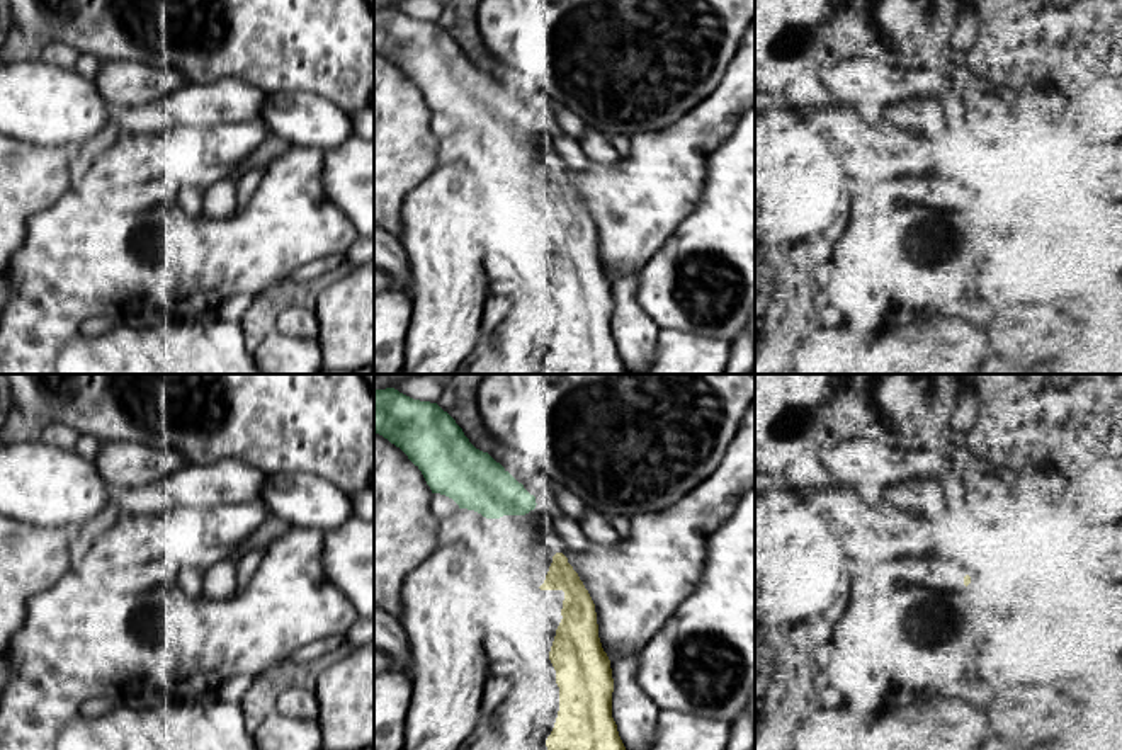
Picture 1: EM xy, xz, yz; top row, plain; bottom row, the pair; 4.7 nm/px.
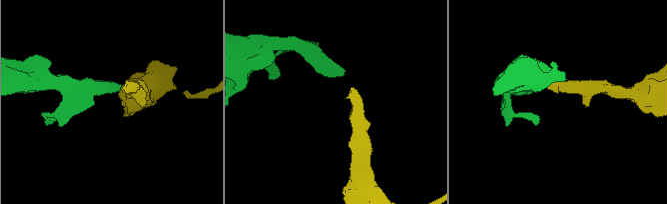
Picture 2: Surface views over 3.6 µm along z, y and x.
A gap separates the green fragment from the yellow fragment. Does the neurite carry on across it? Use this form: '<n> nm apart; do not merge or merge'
240 nm apart; merge

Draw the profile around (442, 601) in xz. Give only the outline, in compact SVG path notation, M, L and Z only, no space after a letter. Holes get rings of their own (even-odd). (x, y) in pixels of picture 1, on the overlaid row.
M466 509L439 519L439 546L415 570L411 570L401 587L401 612L398 616L406 631L411 651L411 701L406 714L405 750L461 750L462 743L476 730L481 716L481 697L490 679L490 662L483 650L484 636L484 595L483 588L495 588L500 575L490 568L479 570L476 556L461 549L461 543L479 531L473 515Z

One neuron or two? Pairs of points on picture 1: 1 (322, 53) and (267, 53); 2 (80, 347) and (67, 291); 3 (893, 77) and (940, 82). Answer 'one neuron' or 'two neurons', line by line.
1: one neuron
2: two neurons
3: one neuron

